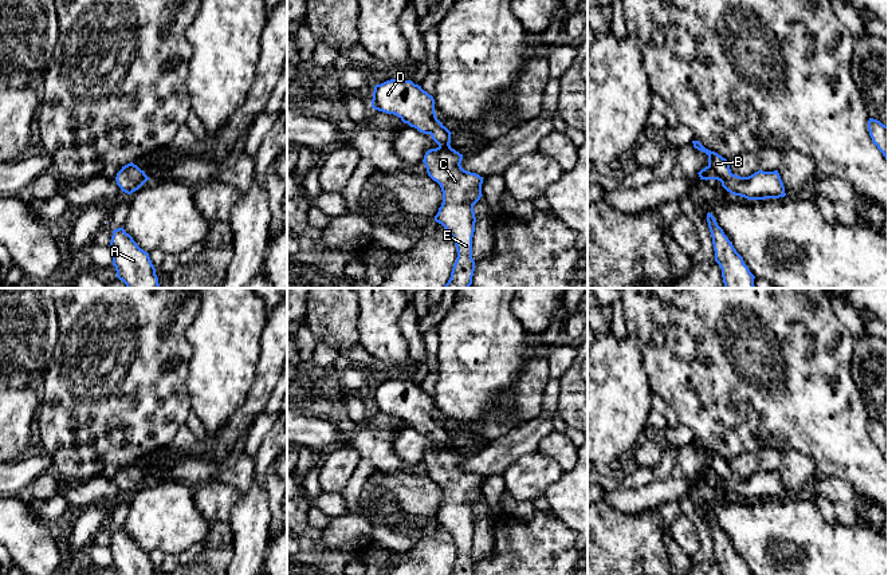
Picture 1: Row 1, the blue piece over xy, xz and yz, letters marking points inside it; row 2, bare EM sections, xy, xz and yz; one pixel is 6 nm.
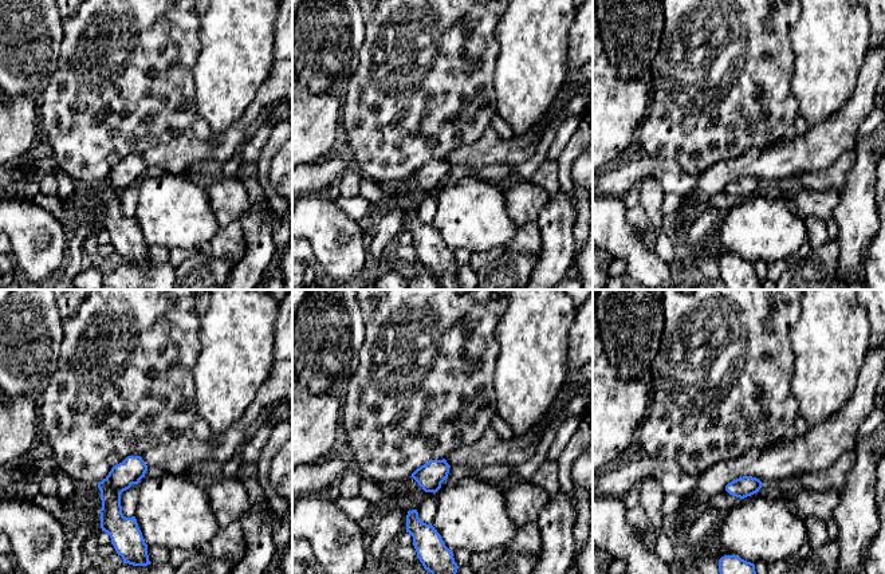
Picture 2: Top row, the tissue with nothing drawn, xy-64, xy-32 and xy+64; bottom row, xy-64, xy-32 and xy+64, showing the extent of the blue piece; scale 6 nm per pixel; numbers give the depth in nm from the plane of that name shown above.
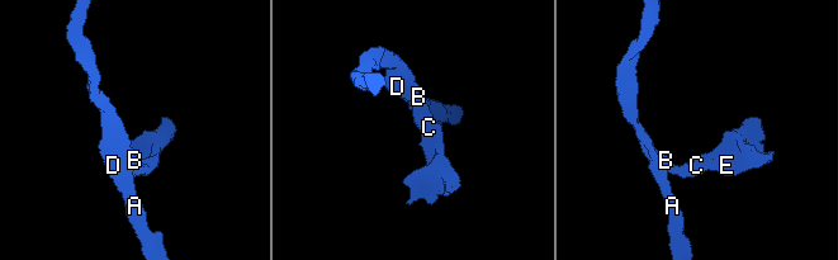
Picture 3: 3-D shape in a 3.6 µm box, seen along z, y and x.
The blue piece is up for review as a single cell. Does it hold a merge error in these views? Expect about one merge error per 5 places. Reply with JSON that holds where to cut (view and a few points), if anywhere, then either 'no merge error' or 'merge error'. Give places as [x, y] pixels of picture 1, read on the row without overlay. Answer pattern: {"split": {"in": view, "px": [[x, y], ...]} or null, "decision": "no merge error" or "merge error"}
{"split": null, "decision": "no merge error"}

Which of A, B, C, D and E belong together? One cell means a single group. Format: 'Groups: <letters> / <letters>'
Groups: A B C D E

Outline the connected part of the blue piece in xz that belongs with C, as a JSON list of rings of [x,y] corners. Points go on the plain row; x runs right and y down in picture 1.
[[[390,379],[374,386],[372,407],[394,414],[404,424],[429,434],[439,445],[425,453],[428,476],[443,492],[443,504],[435,521],[452,536],[457,558],[451,575],[474,575],[472,537],[474,505],[480,500],[483,477],[461,468],[463,454],[451,448],[451,432],[437,420],[435,399],[412,381]]]

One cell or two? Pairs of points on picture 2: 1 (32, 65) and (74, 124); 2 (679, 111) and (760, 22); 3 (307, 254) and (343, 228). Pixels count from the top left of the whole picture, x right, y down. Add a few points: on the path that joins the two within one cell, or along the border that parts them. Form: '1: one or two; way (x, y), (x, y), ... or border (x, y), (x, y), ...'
1: two; border (59, 54), (56, 70), (39, 101)
2: one; way (701, 89), (724, 66), (726, 56), (738, 44)
3: two; border (306, 239), (318, 262)

